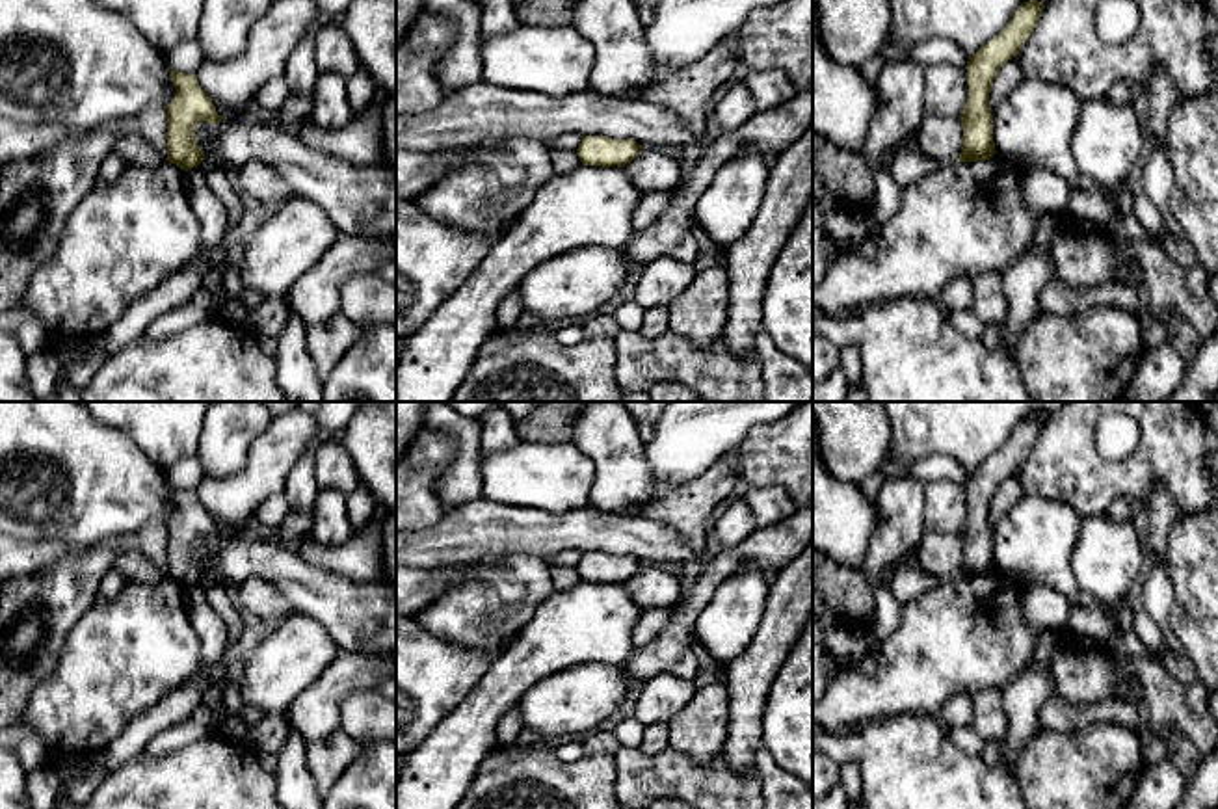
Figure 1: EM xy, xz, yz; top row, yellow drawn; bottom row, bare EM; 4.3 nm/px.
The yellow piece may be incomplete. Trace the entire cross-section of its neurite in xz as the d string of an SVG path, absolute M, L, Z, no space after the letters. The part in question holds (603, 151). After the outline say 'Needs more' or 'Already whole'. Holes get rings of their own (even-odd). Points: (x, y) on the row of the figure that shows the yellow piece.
M586 136L576 149L582 166L617 166L625 167L630 164L642 145L632 139L612 139L608 136Z. Already whole

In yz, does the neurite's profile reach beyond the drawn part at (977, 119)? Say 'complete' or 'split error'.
complete

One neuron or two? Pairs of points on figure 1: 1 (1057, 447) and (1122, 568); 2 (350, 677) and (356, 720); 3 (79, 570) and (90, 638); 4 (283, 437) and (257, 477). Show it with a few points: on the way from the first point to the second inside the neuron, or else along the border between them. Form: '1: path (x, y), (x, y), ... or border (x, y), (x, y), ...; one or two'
1: border (1105, 510), (1083, 519); two
2: border (374, 687), (359, 687), (346, 696), (337, 728); two
3: border (97, 596), (62, 646); two
4: path (279, 447), (266, 467); one

